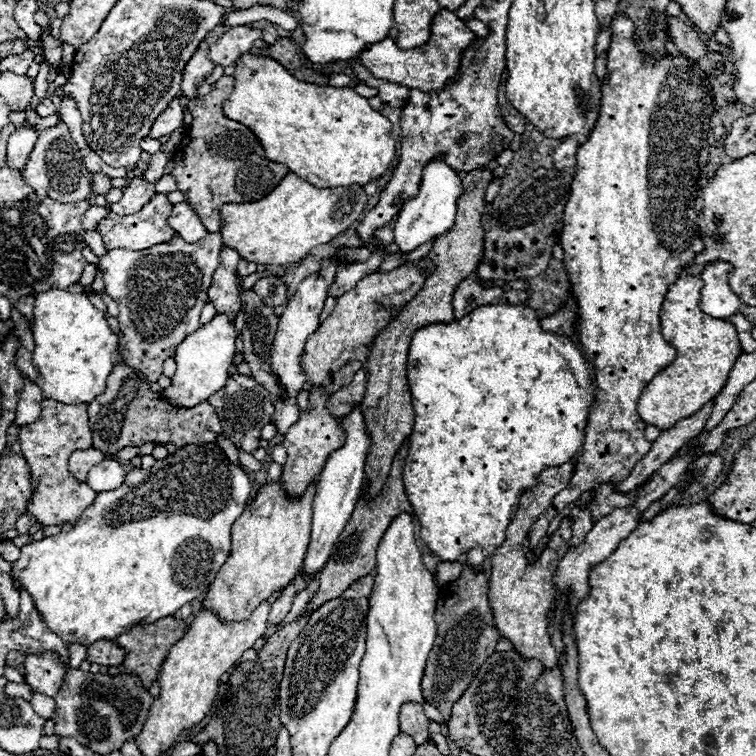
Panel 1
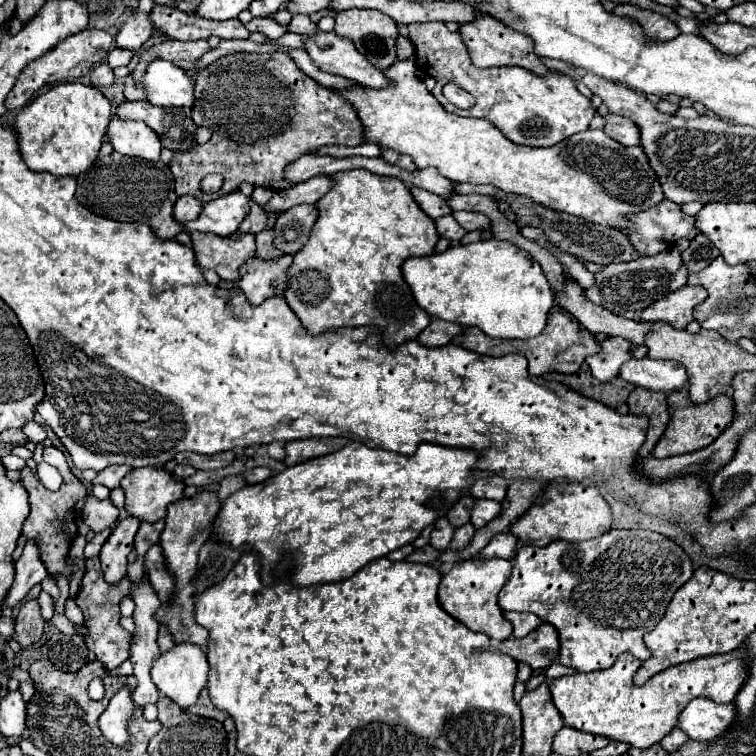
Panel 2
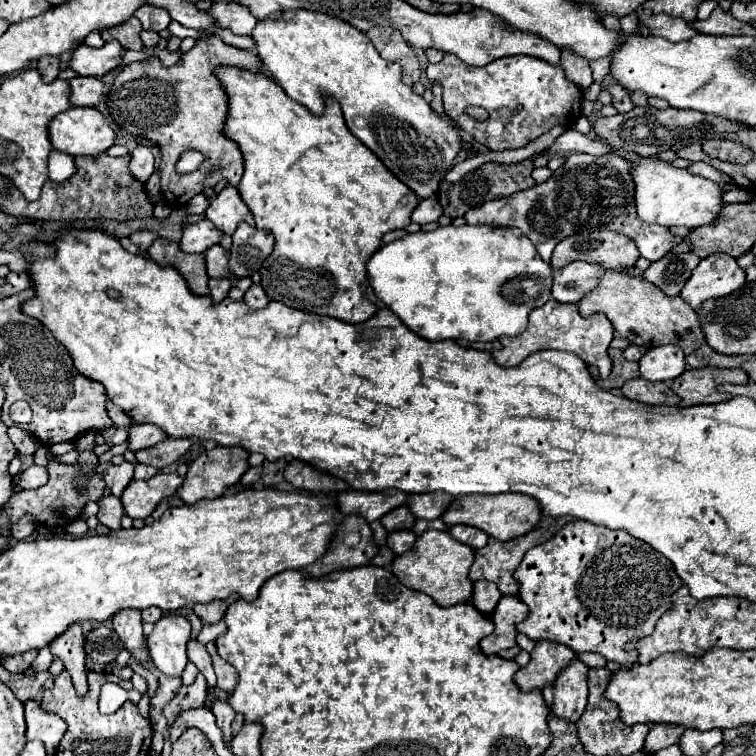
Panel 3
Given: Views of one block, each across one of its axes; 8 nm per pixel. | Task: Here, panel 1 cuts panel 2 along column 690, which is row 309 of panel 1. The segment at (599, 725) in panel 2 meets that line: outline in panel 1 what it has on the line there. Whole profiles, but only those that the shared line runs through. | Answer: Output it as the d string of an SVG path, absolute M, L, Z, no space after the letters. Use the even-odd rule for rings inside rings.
M684 276L668 288L666 298L662 302L662 336L664 340L668 340L668 344L676 348L678 356L670 366L658 372L658 376L652 378L652 382L648 382L648 386L640 394L640 402L636 408L638 416L646 424L658 426L660 430L668 430L678 420L696 414L700 408L704 408L706 402L720 394L734 362L742 354L738 334L732 328L732 324L710 318L698 308L702 286L704 284L698 276Z

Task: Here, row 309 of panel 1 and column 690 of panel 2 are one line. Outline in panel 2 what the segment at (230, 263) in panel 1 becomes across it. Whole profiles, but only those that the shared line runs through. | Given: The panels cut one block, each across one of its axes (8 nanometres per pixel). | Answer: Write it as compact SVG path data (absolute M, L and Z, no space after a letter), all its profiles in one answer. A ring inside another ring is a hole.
M662 200L662 204L650 210L632 214L628 216L628 220L634 222L634 228L628 232L630 242L644 256L660 254L676 240L692 240L698 234L694 224L696 218L684 214L682 206L670 200Z

